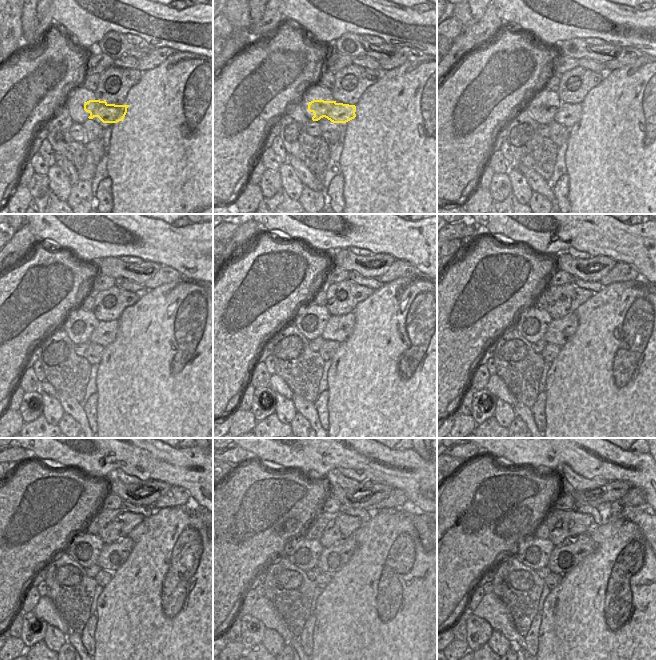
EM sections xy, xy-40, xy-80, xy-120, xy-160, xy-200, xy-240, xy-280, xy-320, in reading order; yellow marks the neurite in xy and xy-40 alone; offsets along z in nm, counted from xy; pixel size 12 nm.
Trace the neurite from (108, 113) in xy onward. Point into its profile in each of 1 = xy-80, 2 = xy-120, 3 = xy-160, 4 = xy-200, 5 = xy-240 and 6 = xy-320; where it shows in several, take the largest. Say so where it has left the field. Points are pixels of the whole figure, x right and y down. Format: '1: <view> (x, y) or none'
1: xy-80 (557, 110)
2: xy-120 (105, 333)
3: xy-160 (338, 328)
4: xy-200 (560, 331)
5: xy-240 (112, 557)
6: xy-320 (564, 558)

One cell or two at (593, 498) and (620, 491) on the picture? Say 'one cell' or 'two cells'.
one cell

